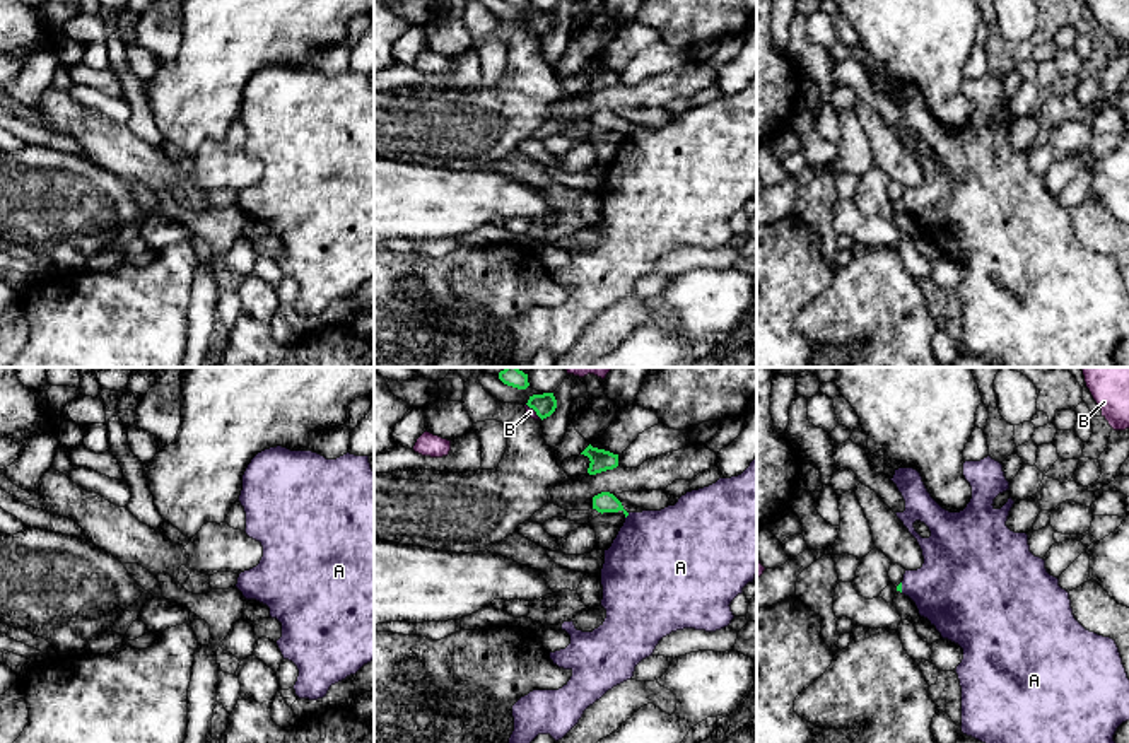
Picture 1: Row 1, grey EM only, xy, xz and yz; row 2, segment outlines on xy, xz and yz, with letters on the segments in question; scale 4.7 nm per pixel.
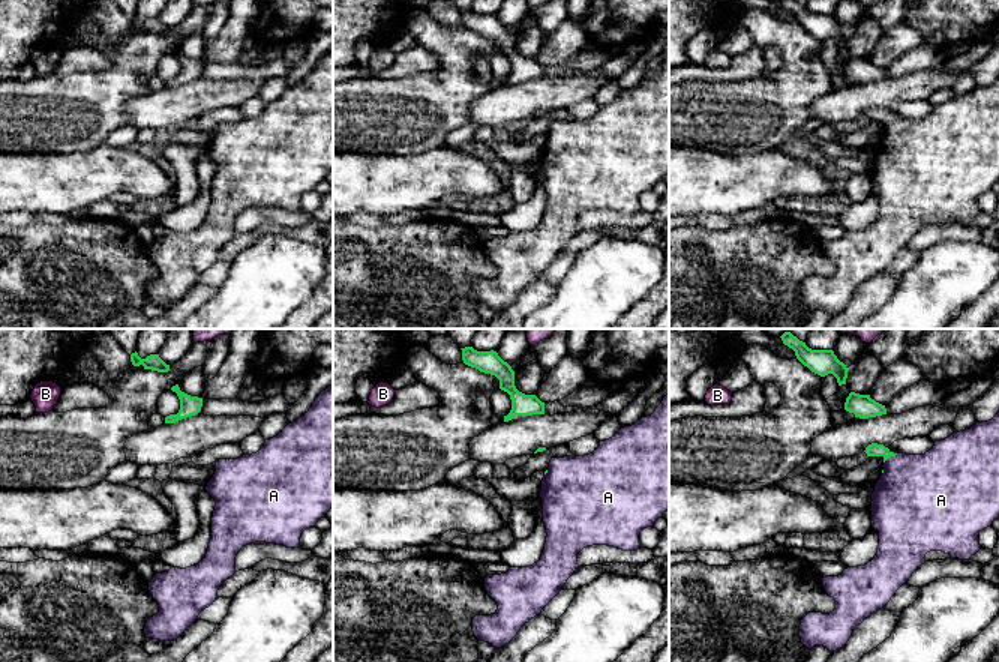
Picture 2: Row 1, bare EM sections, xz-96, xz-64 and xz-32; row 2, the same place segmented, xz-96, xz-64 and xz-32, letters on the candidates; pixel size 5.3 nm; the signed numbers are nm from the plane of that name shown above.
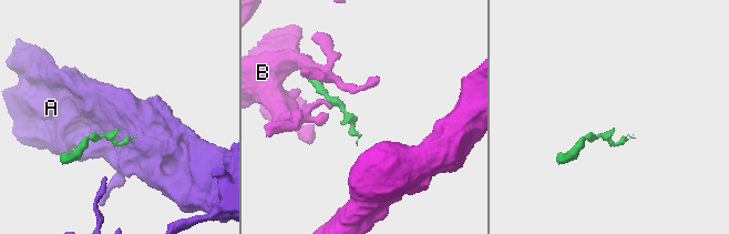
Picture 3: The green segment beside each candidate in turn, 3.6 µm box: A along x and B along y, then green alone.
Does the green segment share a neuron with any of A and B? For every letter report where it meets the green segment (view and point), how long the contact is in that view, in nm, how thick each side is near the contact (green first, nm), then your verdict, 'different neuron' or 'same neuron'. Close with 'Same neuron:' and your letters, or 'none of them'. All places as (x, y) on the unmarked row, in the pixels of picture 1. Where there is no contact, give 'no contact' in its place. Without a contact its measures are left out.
A: contact xz (627, 132); length 40 nm; calibres 100 and 440 nm; same neuron
B: contact xz (535, 28); length 110 nm; calibres 100 and 40 nm; different neuron
Same neuron: A

